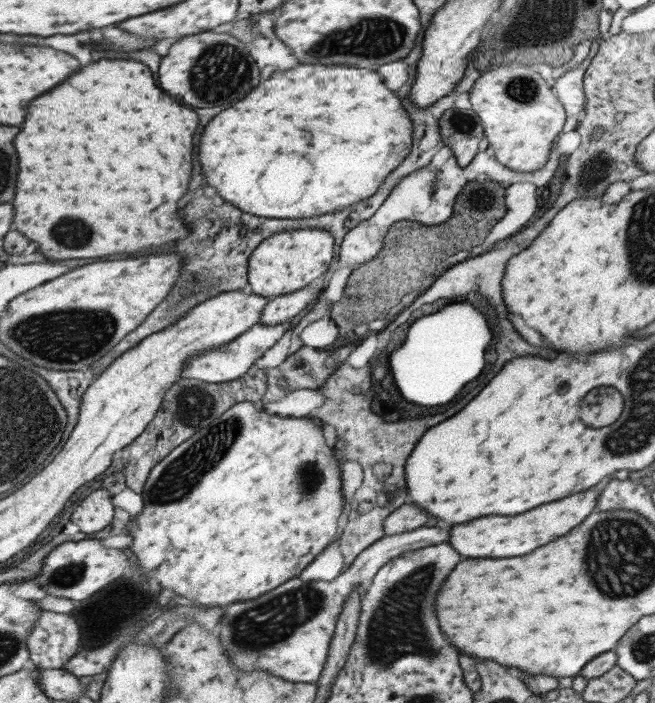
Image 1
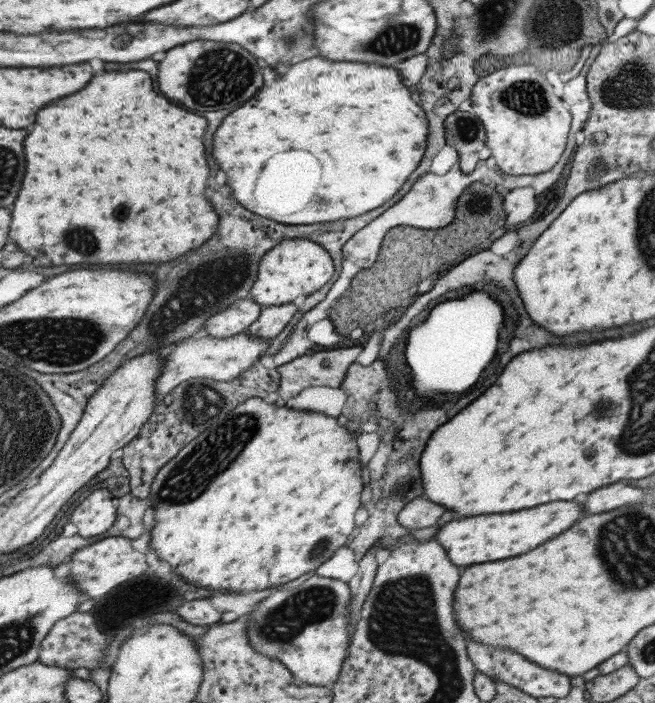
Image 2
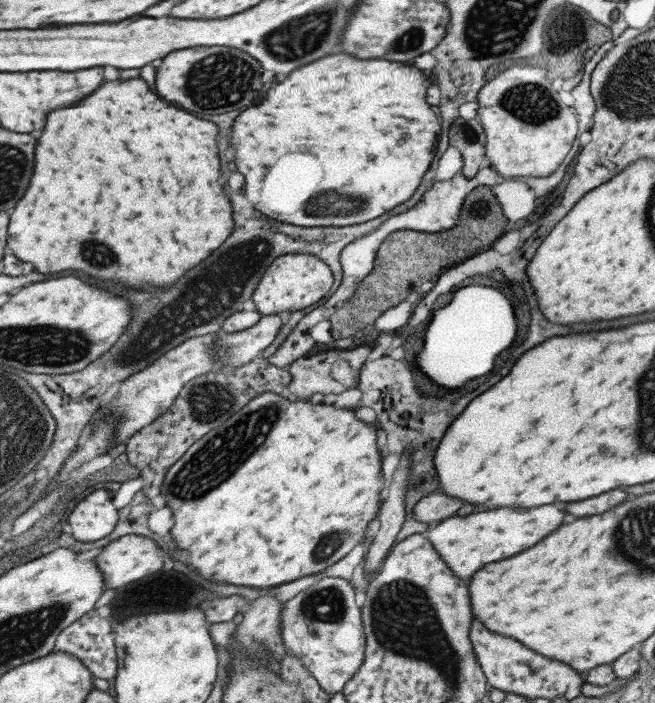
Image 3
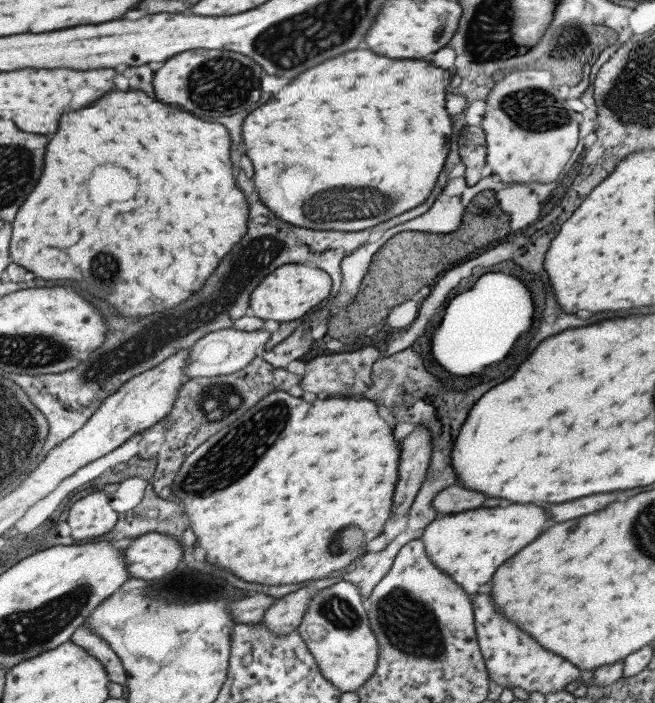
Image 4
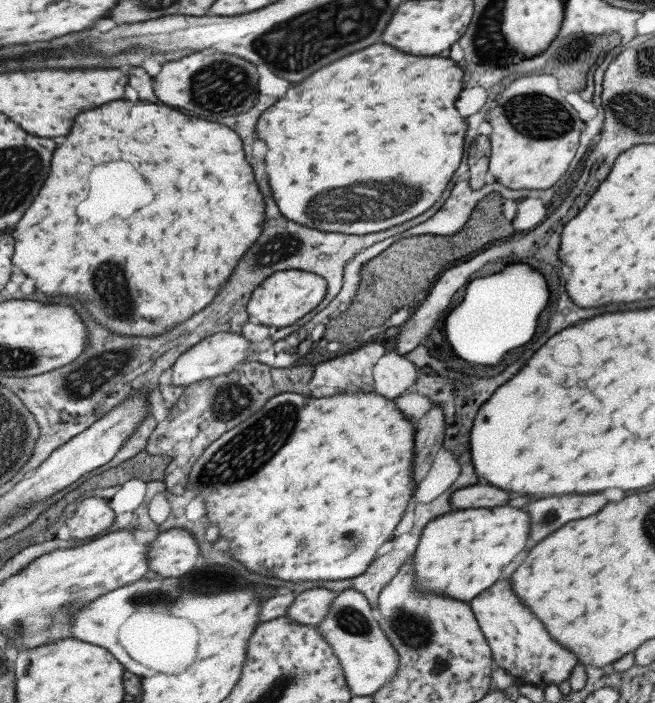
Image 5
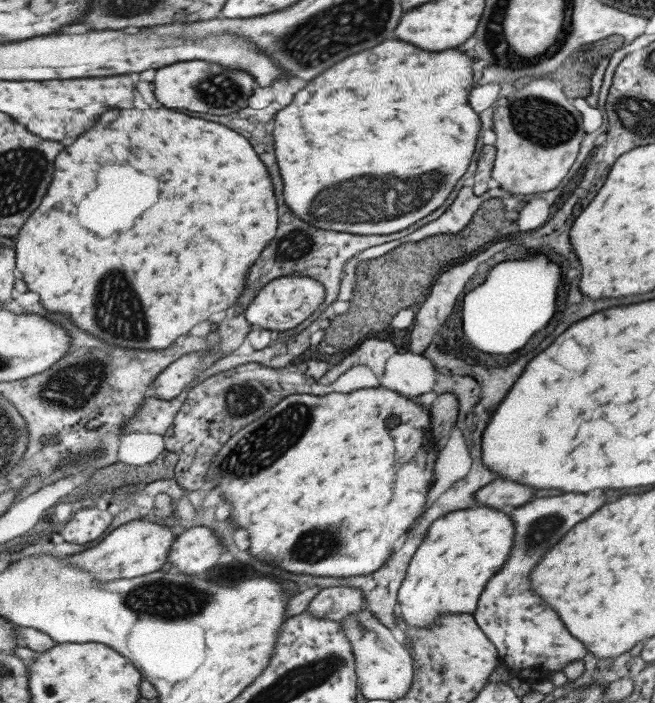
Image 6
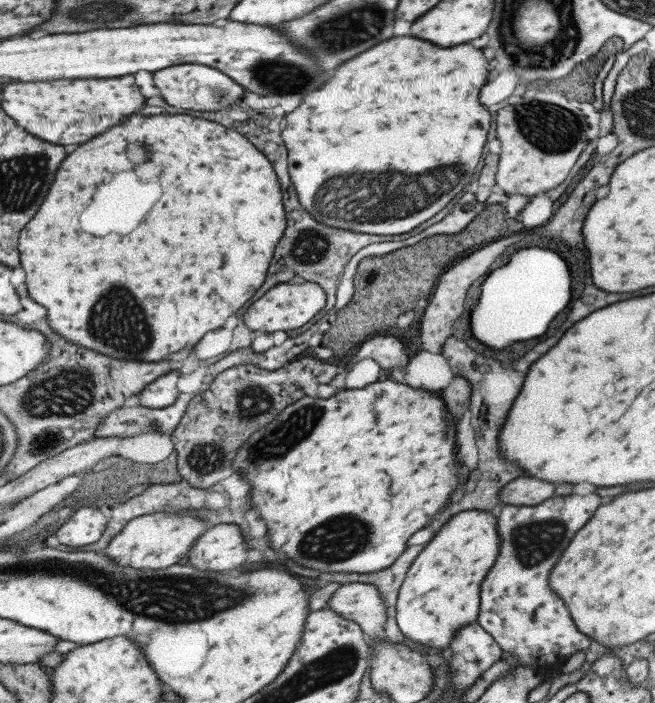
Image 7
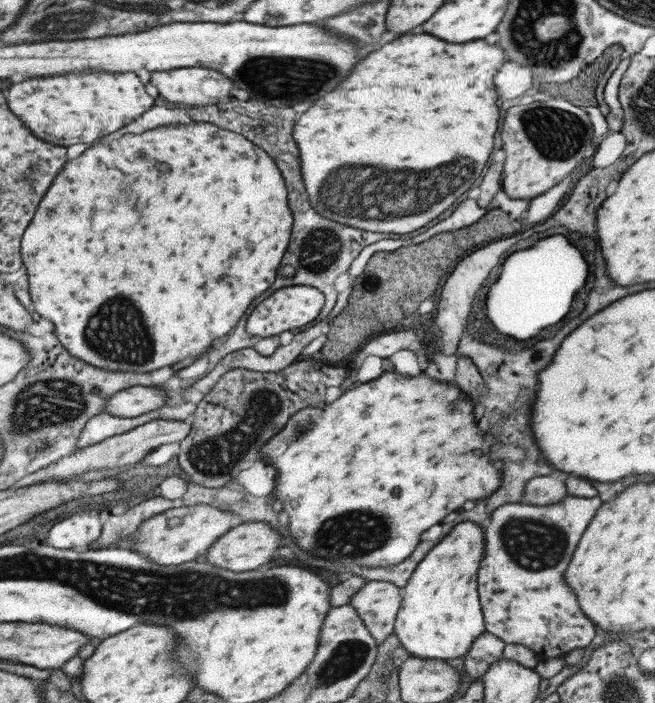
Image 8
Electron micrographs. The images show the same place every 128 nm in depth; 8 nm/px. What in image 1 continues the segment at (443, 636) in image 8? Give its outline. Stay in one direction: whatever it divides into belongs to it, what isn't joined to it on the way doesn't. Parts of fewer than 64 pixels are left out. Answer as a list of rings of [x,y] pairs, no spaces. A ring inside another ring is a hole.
[[[585,490],[565,500],[555,500],[551,504],[541,504],[539,508],[531,508],[519,516],[483,516],[471,520],[467,524],[455,524],[449,530],[449,546],[461,558],[511,558],[523,556],[537,546],[547,544],[549,540],[559,538],[559,534],[567,534],[573,526],[577,526],[595,506],[597,492]]]

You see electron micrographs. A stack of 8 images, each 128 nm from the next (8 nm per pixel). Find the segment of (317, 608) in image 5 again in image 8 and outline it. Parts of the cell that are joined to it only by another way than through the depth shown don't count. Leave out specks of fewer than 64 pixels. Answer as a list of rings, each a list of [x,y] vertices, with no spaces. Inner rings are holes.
[[[367,581],[349,598],[347,604],[355,608],[376,644],[381,644],[392,634],[400,598],[401,588],[393,583]]]

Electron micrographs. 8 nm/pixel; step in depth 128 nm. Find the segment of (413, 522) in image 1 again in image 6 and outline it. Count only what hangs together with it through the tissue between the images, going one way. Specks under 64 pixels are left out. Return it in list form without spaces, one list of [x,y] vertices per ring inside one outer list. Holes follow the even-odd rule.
[[[493,480],[491,484],[481,487],[475,492],[477,498],[477,506],[519,506],[525,504],[529,500],[533,500],[535,496],[535,488],[527,488],[523,484],[517,482],[509,482],[509,480]]]

